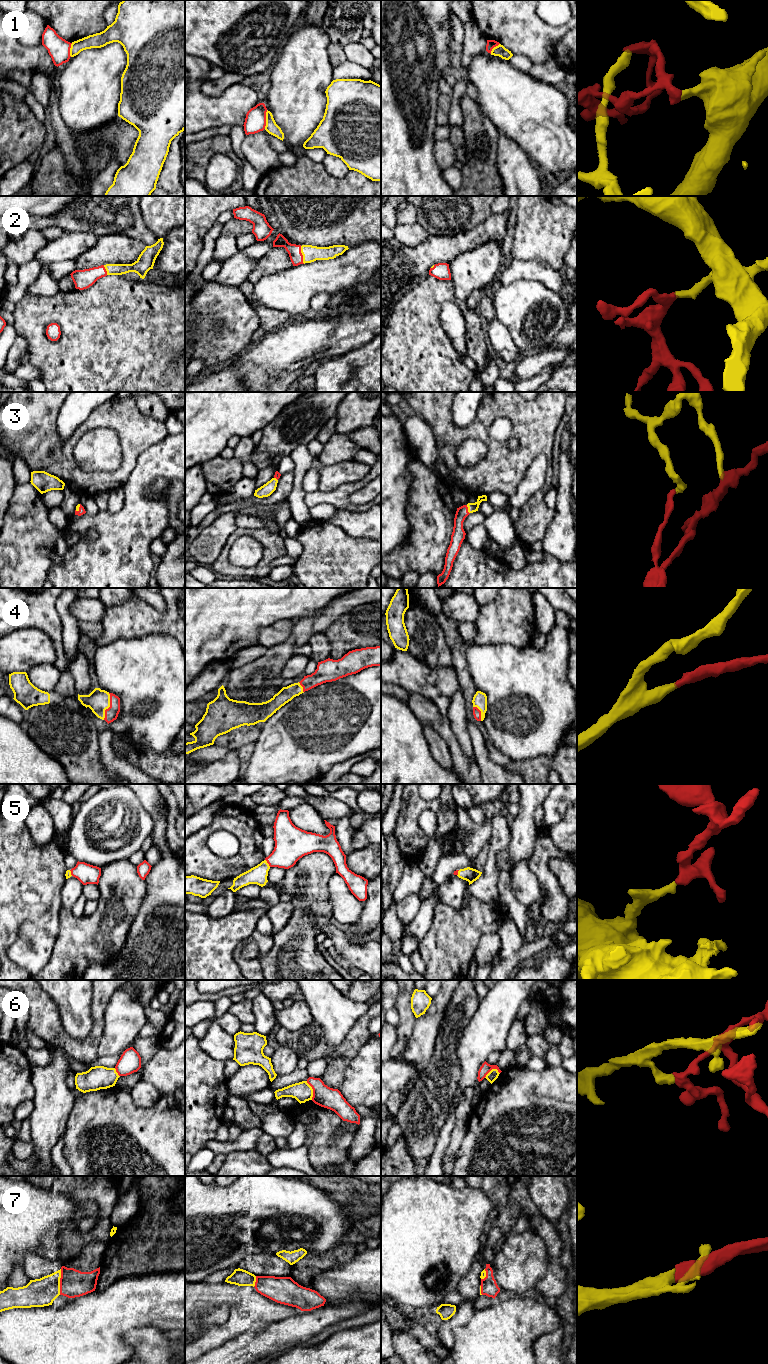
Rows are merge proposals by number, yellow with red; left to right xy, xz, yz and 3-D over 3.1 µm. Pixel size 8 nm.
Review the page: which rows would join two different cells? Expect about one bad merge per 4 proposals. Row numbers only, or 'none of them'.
1, 6

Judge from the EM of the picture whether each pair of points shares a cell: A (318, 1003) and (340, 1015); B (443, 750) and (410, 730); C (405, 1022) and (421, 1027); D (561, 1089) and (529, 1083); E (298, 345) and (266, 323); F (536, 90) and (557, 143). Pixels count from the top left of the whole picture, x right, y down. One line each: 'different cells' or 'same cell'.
A: same cell
B: different cells
C: different cells
D: same cell
E: different cells
F: same cell

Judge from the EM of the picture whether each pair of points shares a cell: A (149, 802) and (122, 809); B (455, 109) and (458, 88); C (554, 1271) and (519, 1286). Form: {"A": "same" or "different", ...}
{"A": "different", "B": "same", "C": "different"}

